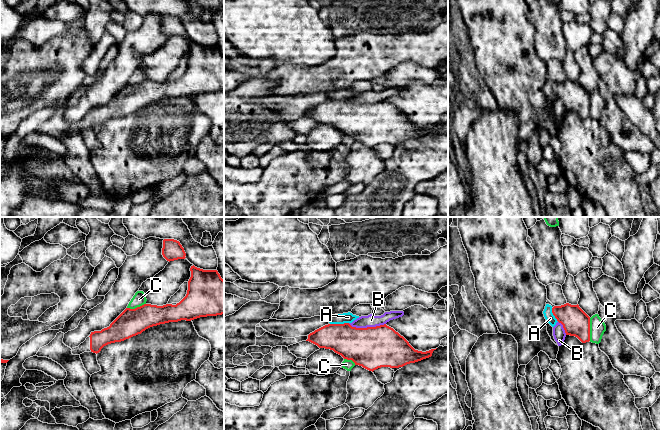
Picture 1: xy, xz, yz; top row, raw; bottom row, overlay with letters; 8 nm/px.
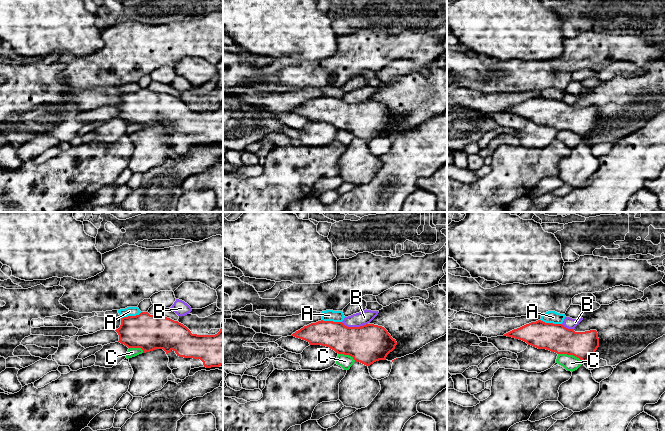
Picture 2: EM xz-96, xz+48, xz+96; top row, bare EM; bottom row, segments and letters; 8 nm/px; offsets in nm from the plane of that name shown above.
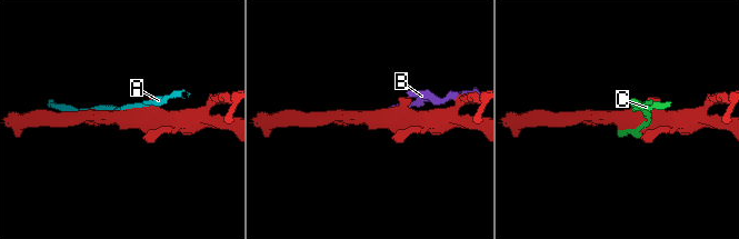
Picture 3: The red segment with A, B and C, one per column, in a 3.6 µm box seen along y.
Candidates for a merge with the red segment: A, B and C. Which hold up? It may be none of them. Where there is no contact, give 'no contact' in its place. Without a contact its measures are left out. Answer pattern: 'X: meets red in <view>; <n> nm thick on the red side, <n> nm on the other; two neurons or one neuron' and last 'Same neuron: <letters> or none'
A: meets red in xz; 280 nm thick on the red side, 80 nm on the other; two neurons
B: meets red in xz; 340 nm thick on the red side, 100 nm on the other; two neurons
C: meets red in yz; 220 nm thick on the red side, 130 nm on the other; two neurons
Same neuron: none

